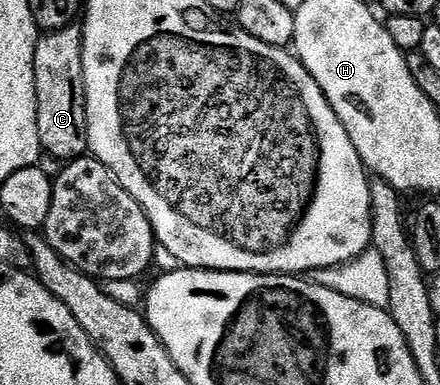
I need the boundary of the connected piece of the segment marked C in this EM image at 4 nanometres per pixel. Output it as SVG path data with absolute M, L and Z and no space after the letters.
M79 26L49 31L37 38L34 85L41 152L59 161L81 158L88 151L88 102L84 96L84 32Z

